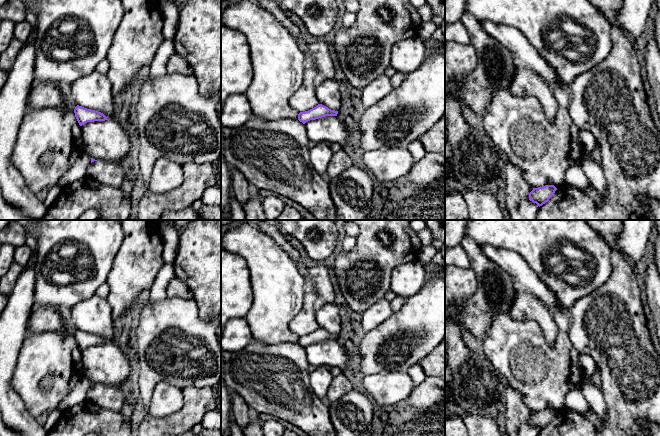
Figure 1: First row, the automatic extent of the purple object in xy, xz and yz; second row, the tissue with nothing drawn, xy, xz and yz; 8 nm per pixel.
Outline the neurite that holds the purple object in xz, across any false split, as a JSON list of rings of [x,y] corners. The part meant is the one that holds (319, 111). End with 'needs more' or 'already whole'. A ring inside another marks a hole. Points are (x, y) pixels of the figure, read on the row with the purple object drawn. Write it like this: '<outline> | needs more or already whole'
[[[318,104],[316,107],[298,114],[298,120],[305,124],[310,120],[319,119],[325,116],[337,116],[338,111],[331,110],[328,107]]] | already whole

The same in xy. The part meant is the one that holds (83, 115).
[[[79,105],[75,107],[74,113],[80,126],[84,125],[87,122],[108,120],[103,113],[87,109]]] | already whole

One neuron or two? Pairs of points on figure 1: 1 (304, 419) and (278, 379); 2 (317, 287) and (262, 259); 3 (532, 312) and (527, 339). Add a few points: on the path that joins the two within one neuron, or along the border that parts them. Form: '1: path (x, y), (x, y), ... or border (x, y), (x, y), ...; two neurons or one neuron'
1: path (302, 409), (282, 389); one neuron
2: border (304, 275), (307, 279); two neurons
3: border (510, 313), (517, 319), (533, 320), (545, 339); two neurons

